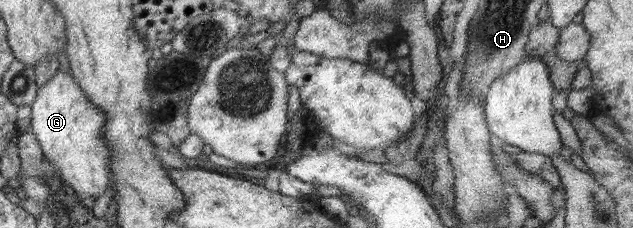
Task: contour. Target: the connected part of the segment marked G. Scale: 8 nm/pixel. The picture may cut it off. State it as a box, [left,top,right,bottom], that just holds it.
[30,70,111,204]

